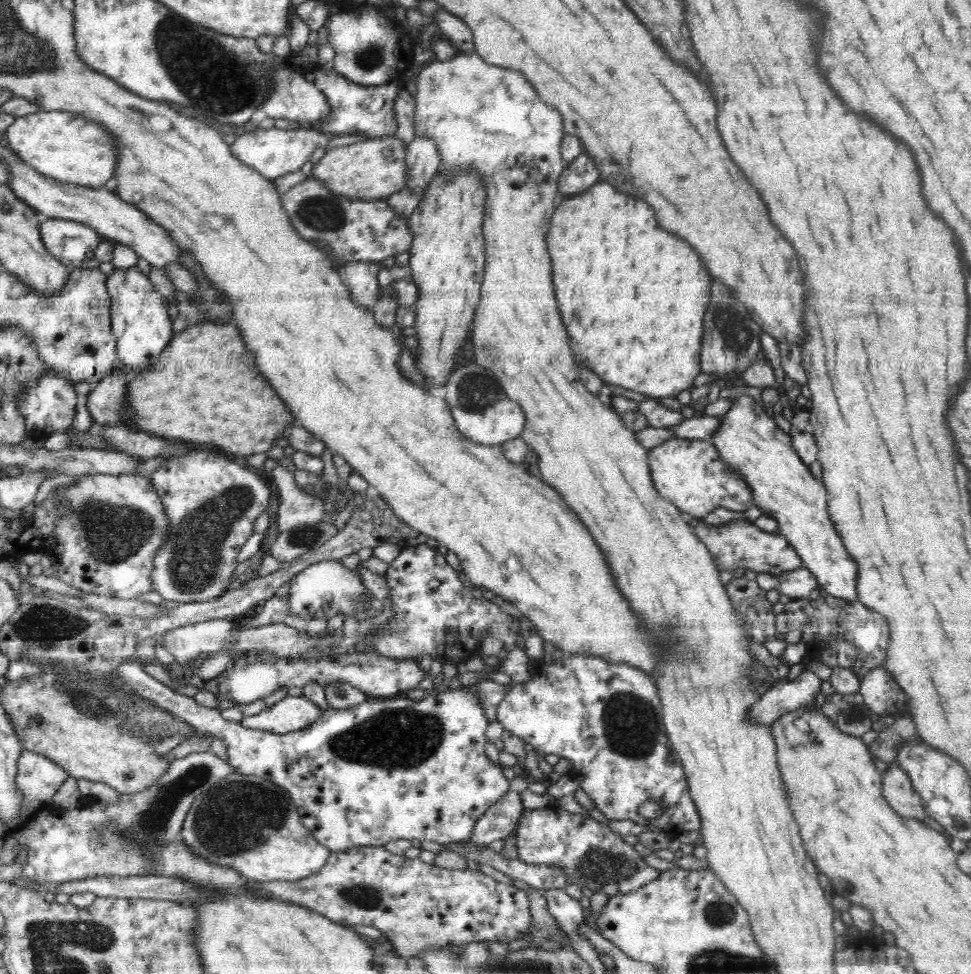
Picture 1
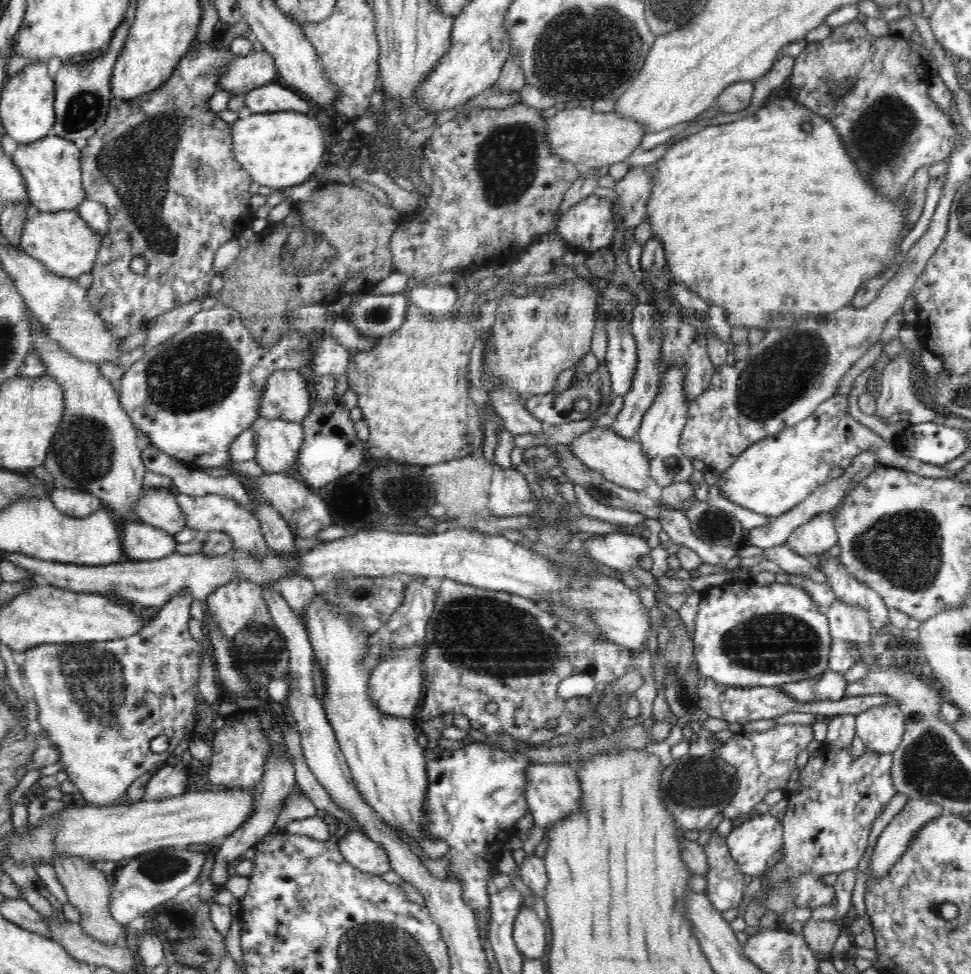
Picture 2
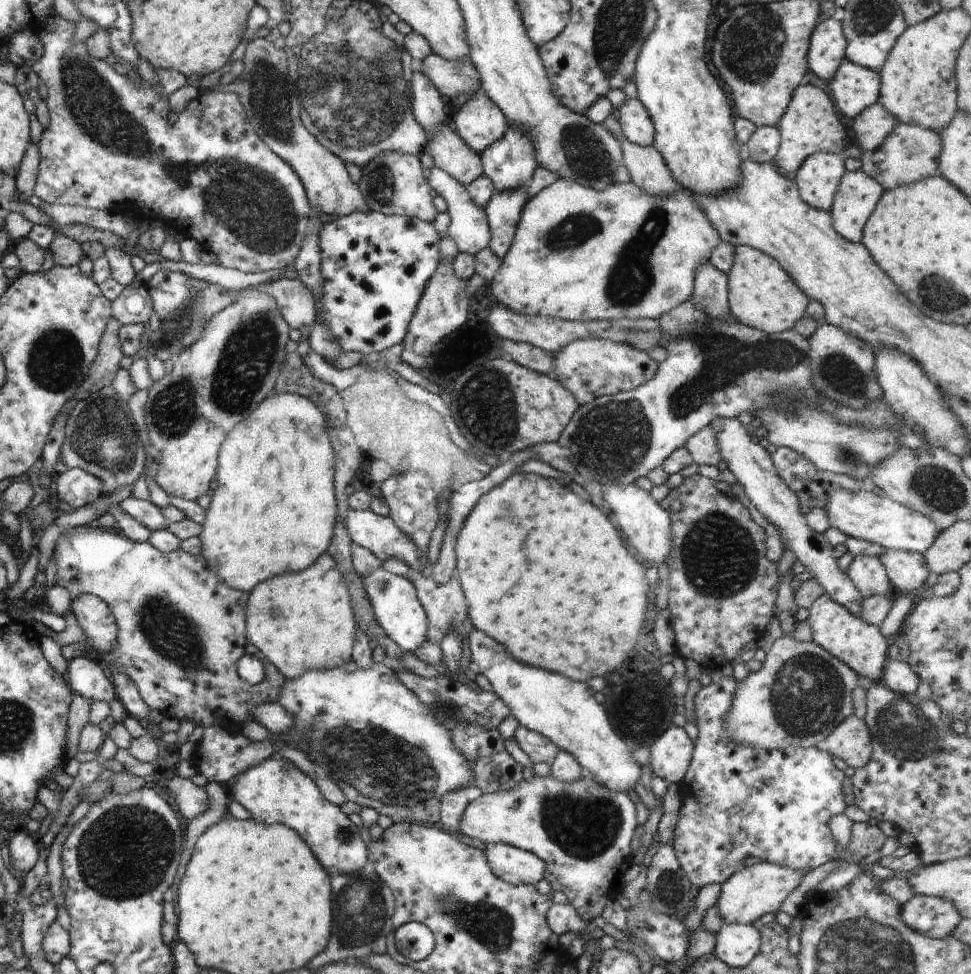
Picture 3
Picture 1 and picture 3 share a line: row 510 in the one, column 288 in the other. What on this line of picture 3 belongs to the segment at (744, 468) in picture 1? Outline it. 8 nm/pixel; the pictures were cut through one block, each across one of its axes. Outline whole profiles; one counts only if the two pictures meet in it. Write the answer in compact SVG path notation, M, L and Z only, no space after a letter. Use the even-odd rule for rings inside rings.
M279 756L263 759L255 767L249 768L236 778L236 783L234 781L234 786L232 786L232 796L233 800L248 809L251 814L250 819L266 824L280 823L295 830L331 877L358 873L366 866L368 861L367 845L360 837L358 827L348 819L347 814L342 813L339 806L332 804L318 790L316 783L308 775L304 774L290 761L286 761Z

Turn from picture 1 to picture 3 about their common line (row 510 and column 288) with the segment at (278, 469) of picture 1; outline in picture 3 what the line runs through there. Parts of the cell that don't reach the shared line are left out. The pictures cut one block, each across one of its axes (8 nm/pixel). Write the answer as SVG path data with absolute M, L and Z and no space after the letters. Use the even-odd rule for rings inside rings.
M283 278L275 282L260 283L257 290L262 291L276 301L276 305L293 328L309 328L315 325L317 311L312 291L300 279Z

